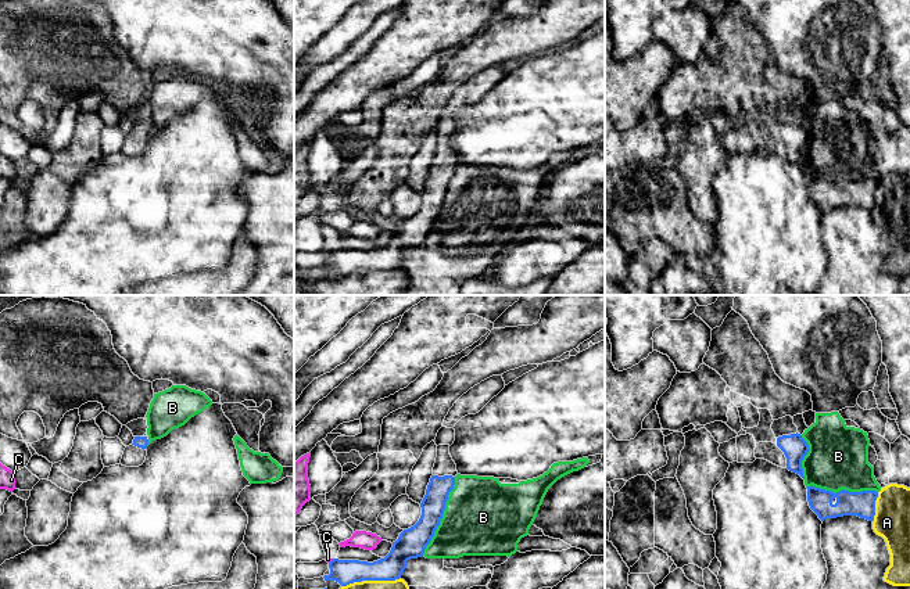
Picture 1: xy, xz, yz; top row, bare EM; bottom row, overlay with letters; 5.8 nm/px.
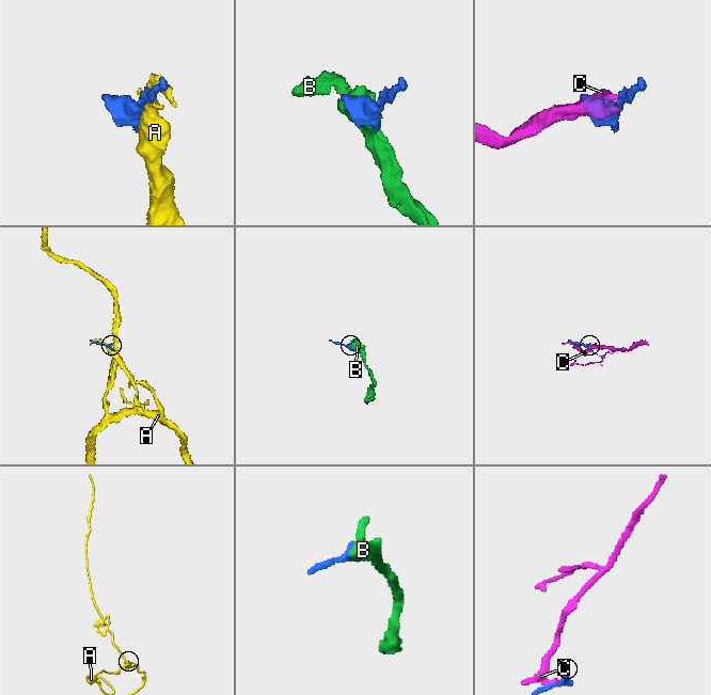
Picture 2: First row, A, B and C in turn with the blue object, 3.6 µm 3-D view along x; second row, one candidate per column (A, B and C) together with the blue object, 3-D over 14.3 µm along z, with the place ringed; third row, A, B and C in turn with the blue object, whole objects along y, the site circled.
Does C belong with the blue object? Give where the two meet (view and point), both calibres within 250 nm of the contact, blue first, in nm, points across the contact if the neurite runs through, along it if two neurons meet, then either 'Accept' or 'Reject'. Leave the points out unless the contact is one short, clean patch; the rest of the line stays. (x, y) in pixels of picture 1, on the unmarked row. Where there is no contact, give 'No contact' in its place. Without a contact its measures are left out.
Touches blue at xz (330, 251). Thickness 140 nm (blue) against 20 nm. Boundary: xz (332, 248), (329, 252). Reject

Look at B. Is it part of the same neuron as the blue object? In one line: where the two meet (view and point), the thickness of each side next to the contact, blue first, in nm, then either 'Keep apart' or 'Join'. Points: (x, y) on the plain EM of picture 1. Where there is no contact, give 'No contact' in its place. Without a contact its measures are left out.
Touches blue at xz (441, 205). Thickness 170 nm (blue) against 440 nm. Keep apart

